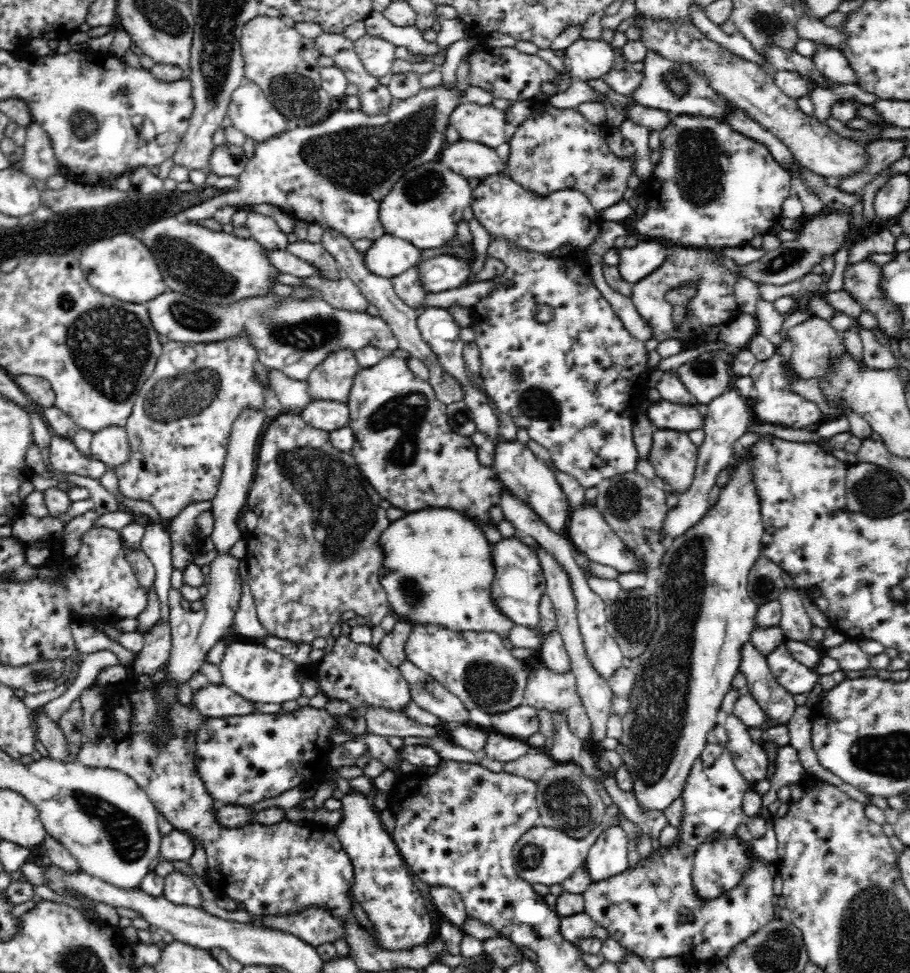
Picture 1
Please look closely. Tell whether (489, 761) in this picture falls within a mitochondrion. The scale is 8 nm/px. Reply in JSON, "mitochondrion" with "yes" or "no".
{"mitochondrion":"no"}

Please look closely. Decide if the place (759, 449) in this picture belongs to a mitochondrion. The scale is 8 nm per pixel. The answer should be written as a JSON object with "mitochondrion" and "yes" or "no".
{"mitochondrion":"no"}

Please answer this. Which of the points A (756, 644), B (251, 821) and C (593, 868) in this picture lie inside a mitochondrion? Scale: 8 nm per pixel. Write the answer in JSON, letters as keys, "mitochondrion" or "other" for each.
{"A":"other","B":"other","C":"other"}

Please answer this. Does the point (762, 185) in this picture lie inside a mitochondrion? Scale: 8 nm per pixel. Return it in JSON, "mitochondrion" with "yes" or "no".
{"mitochondrion":"no"}

